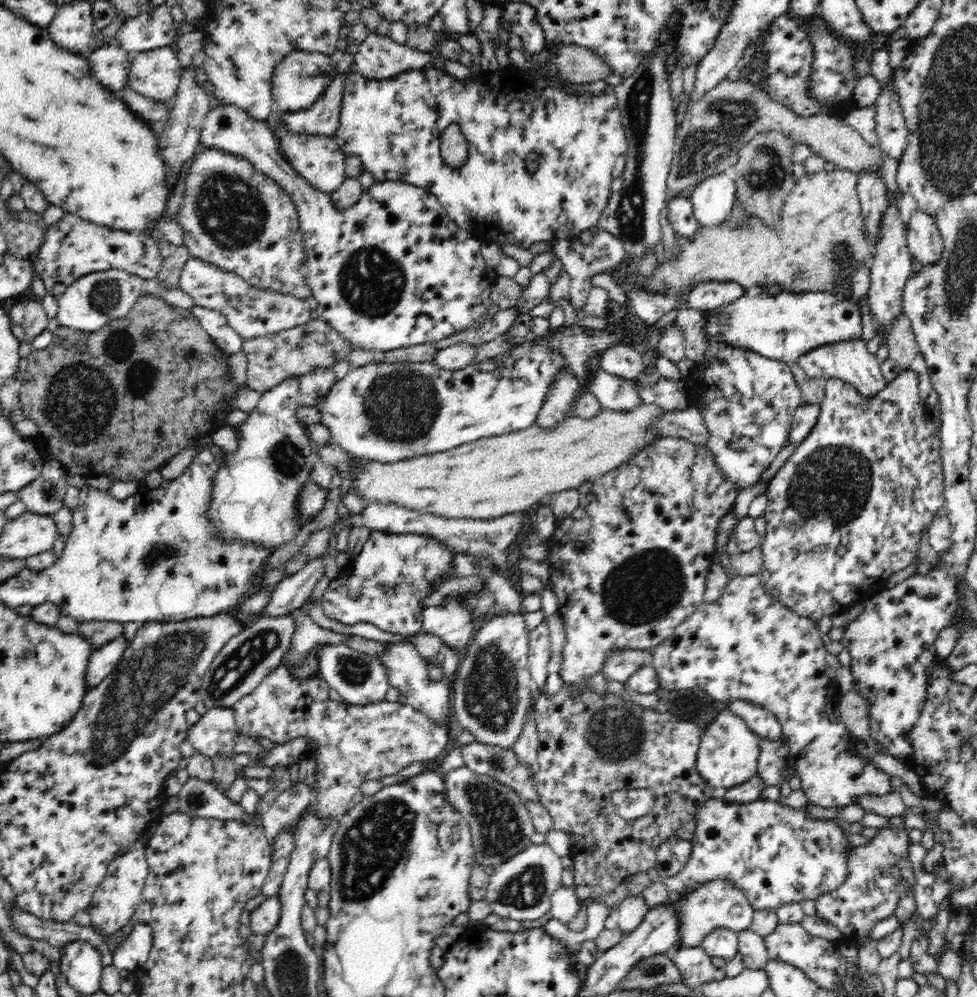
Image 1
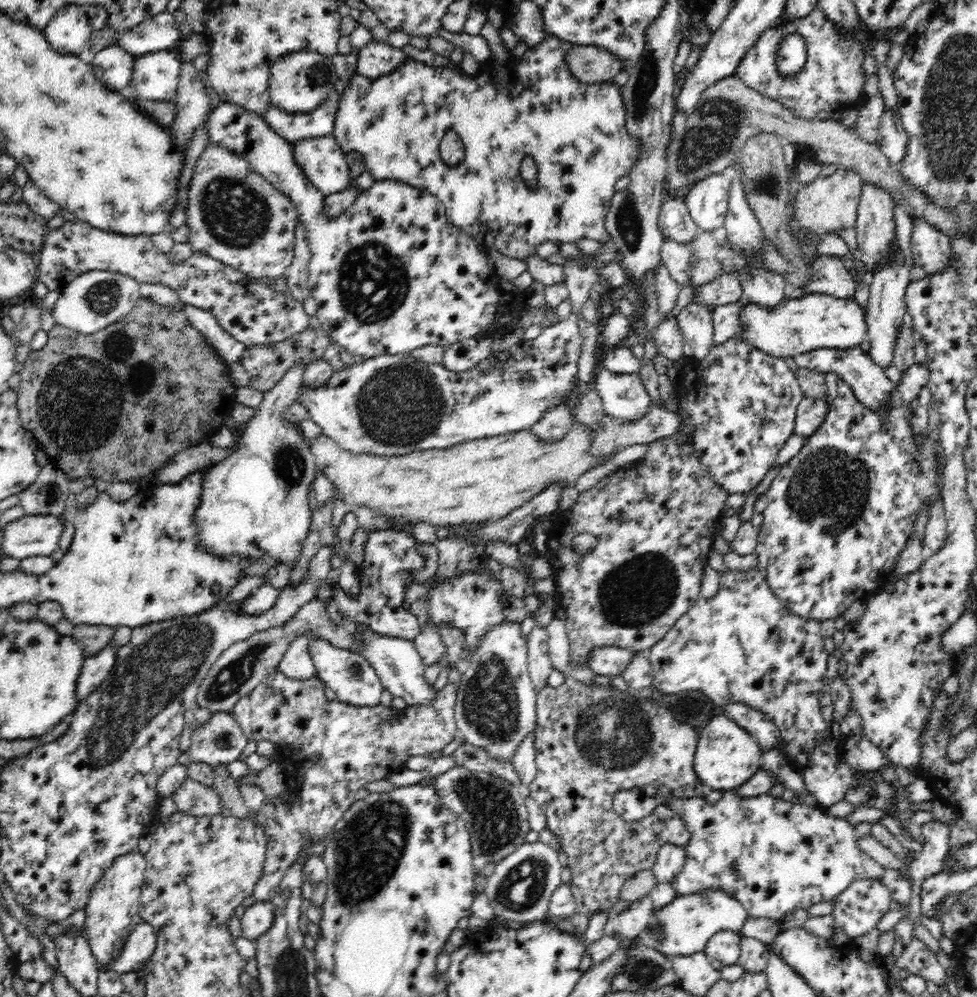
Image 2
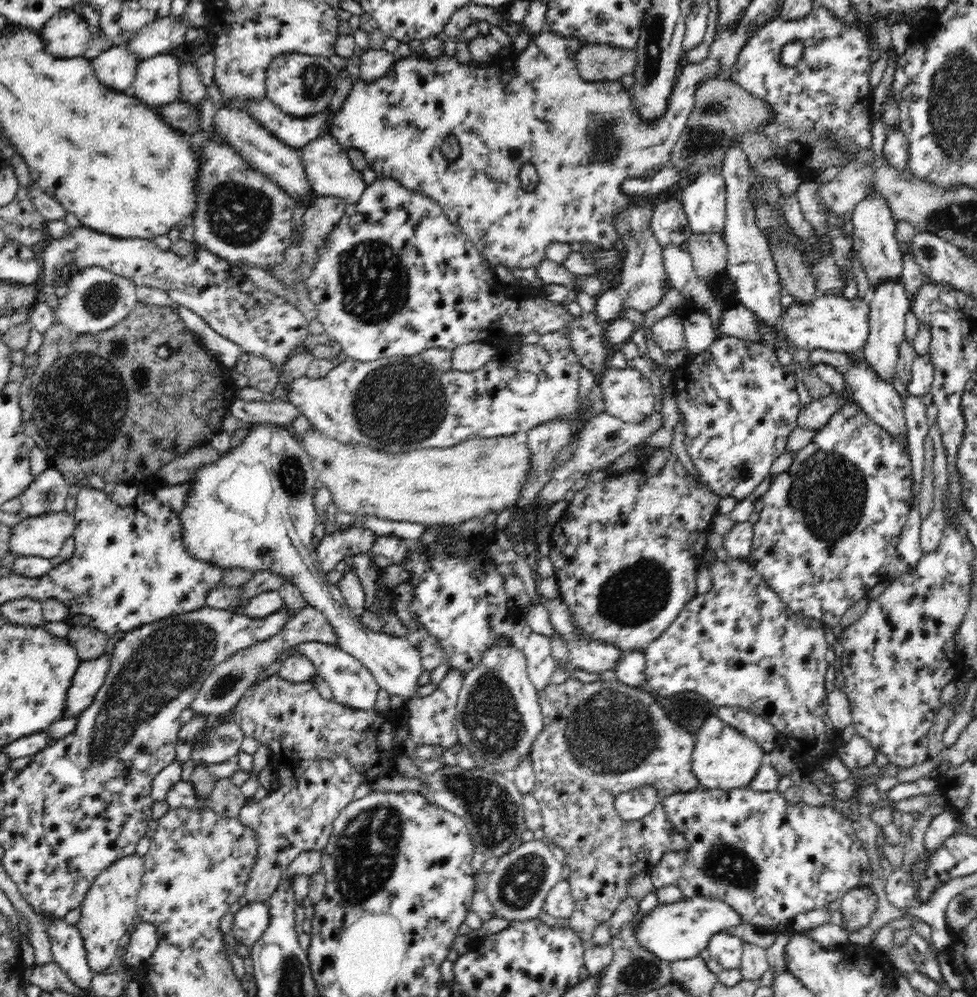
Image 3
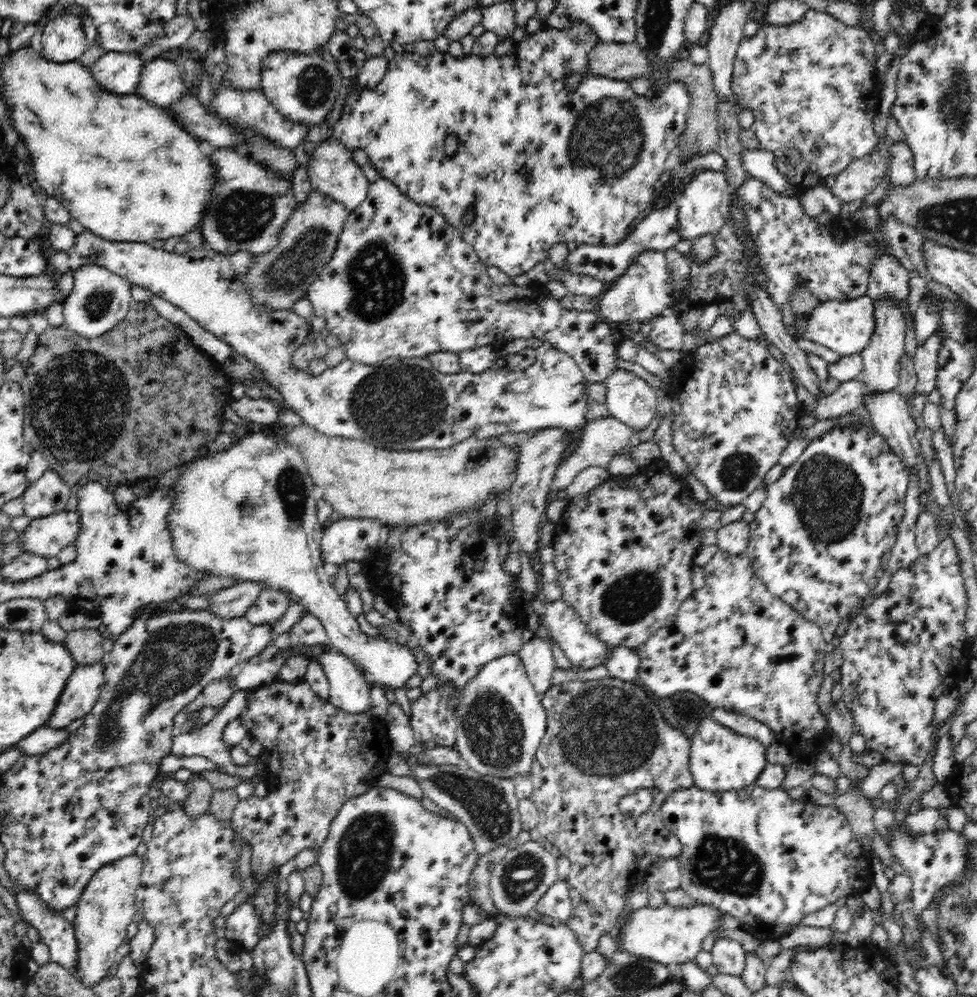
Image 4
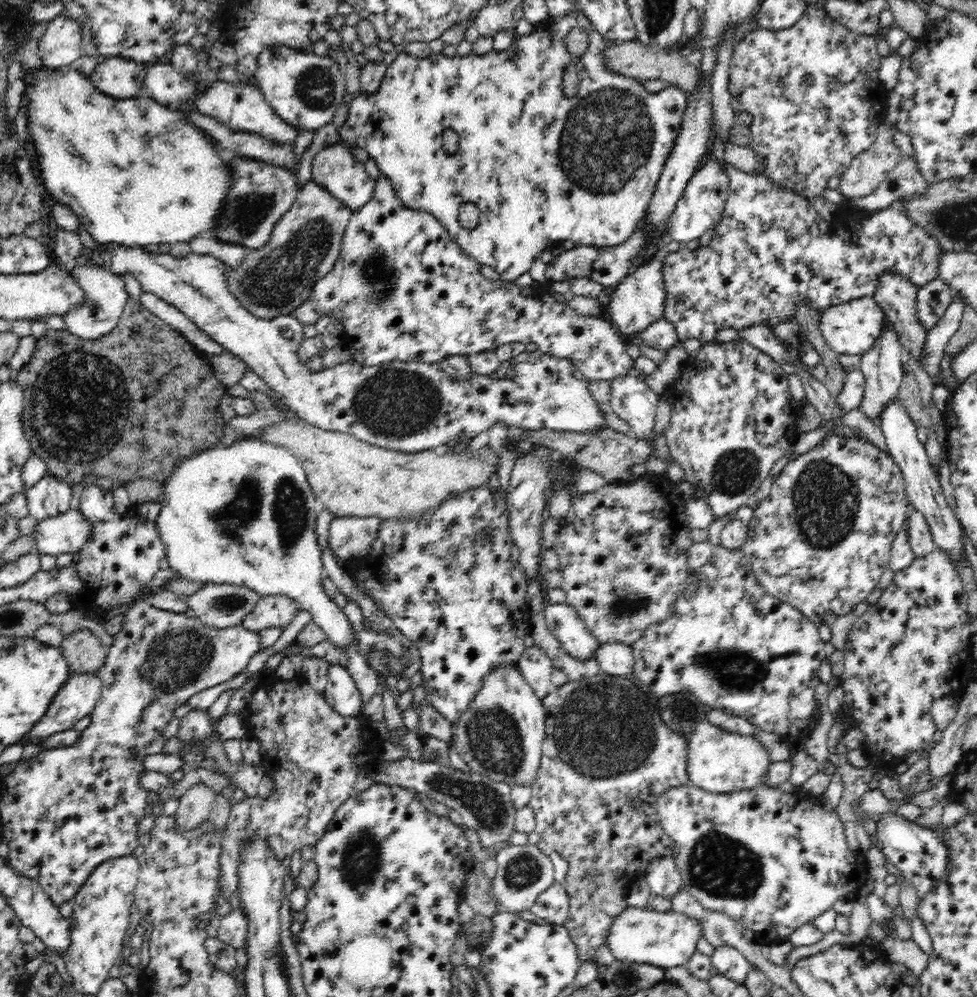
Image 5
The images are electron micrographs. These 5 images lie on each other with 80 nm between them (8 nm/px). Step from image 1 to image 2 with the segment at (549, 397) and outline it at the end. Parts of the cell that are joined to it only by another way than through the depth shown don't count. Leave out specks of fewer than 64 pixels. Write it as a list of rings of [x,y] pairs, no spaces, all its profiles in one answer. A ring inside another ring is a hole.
[[[560,403],[553,409],[547,410],[544,416],[529,428],[542,443],[555,443],[571,429],[574,423],[572,410],[566,403]]]

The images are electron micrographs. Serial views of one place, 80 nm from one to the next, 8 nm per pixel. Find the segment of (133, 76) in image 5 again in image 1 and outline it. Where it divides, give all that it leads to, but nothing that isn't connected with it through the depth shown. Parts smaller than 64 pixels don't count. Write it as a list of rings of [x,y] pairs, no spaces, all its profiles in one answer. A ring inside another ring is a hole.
[[[113,42],[98,48],[88,58],[94,78],[110,91],[128,86],[131,59],[132,55]]]

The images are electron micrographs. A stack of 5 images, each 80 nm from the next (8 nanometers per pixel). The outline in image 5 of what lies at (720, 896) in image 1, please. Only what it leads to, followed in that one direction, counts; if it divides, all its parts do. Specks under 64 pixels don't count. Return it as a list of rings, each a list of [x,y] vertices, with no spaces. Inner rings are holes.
[[[629,906],[610,924],[604,945],[608,945],[616,961],[650,964],[660,968],[682,968],[690,954],[697,951],[696,942],[700,937],[700,922],[692,917],[674,910],[661,913],[654,909]]]

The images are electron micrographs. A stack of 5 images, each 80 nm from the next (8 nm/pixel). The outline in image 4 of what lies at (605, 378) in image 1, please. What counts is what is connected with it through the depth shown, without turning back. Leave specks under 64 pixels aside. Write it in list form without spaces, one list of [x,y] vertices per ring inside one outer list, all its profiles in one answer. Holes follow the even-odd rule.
[[[616,369],[605,380],[606,400],[610,416],[630,427],[632,431],[644,430],[656,417],[656,391],[642,377],[633,372]]]

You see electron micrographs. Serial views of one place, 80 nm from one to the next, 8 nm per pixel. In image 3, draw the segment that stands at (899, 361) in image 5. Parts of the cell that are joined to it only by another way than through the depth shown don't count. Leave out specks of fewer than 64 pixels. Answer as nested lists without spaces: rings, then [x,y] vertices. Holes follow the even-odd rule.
[[[882,284],[878,286],[869,296],[869,325],[870,332],[867,343],[864,346],[862,359],[872,367],[872,371],[888,383],[894,383],[897,378],[896,363],[900,344],[905,340],[904,337],[904,314],[908,312],[908,298],[904,284]]]

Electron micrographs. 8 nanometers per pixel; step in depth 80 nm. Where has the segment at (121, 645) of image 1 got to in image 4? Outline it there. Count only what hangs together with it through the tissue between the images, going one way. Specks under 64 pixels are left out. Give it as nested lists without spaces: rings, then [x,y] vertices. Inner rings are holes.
[[[100,663],[75,667],[52,710],[52,716],[44,722],[44,726],[62,730],[73,720],[86,716],[96,704],[103,684]]]

